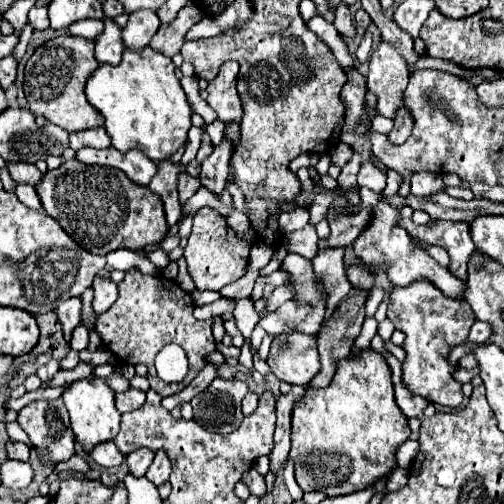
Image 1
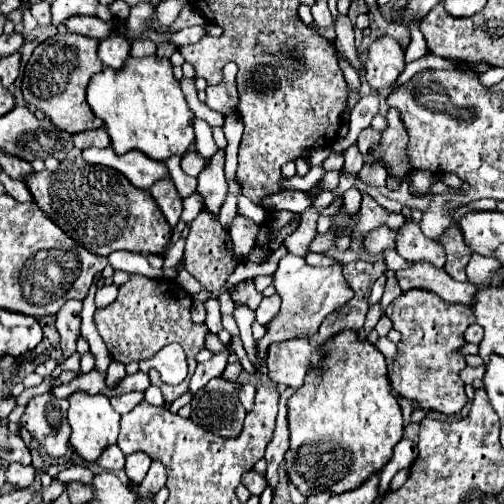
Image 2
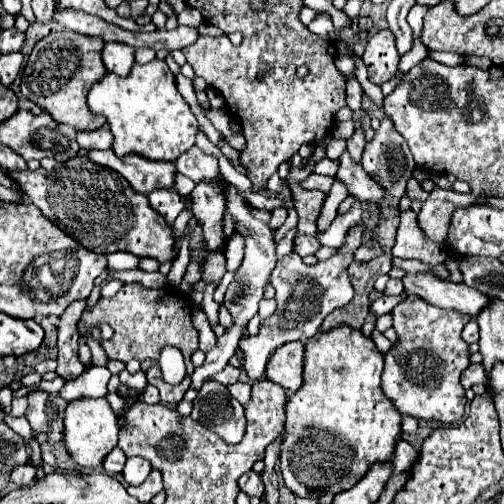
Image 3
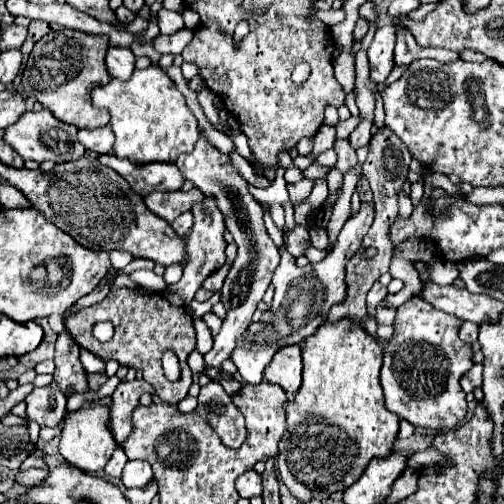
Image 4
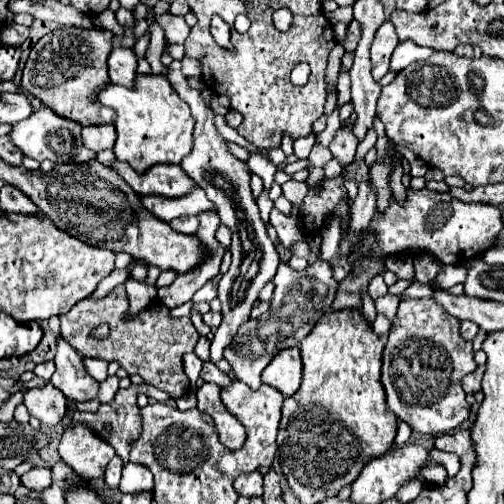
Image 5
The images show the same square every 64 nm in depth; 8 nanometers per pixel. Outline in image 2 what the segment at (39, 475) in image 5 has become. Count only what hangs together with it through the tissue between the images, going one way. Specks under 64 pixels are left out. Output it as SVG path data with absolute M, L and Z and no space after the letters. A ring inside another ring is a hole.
M10 464L6 470L6 482L14 488L28 488L36 476L36 470L32 466L22 464Z

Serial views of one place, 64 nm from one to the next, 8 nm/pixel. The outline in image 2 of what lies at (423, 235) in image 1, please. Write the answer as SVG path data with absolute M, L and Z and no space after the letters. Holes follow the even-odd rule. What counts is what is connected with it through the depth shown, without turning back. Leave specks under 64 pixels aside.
M370 196L362 198L362 208L356 214L336 214L334 216L334 222L340 222L340 226L350 226L356 232L370 232L372 228L378 228L381 225L398 230L405 220L403 213L390 213L384 210ZM452 224L440 238L438 242L442 242L444 250L446 250L446 266L444 270L454 278L454 280L466 280L466 264L468 264L468 258L472 256L470 250L466 250L466 244L462 240L462 234L460 230L456 228L456 224ZM328 230L324 236L316 234L312 244L308 246L308 252L324 252L330 246L334 246L334 234L332 234L332 230Z

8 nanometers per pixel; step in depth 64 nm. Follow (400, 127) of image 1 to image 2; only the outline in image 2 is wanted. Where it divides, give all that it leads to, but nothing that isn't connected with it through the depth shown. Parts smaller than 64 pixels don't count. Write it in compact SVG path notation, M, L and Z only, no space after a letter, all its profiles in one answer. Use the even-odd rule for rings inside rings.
M390 108L386 114L386 122L388 122L388 126L382 132L380 144L376 148L370 148L364 162L368 162L368 164L384 162L388 176L396 176L400 182L404 182L406 176L412 172L412 166L408 164L408 156L406 156L408 134L404 130L398 110Z

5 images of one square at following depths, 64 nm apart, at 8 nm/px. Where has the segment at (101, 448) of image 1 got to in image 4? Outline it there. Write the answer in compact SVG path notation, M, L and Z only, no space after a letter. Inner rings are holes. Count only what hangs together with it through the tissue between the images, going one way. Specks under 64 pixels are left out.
M116 448L114 456L108 460L108 464L106 464L104 472L106 472L110 478L120 478L120 474L122 474L122 468L124 468L124 464L126 464L126 462L128 462L128 458L124 456L124 450Z

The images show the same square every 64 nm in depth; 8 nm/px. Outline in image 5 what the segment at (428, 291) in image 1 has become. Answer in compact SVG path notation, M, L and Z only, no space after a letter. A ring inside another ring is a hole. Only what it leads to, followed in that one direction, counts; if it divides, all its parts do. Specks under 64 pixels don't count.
M408 298L400 302L388 332L382 360L382 386L386 390L386 402L400 422L406 422L414 432L434 436L458 428L470 416L470 404L466 402L466 392L462 390L462 378L474 370L476 362L472 342L466 342L460 336L458 318L444 312L444 308L440 308L440 304L432 298Z

